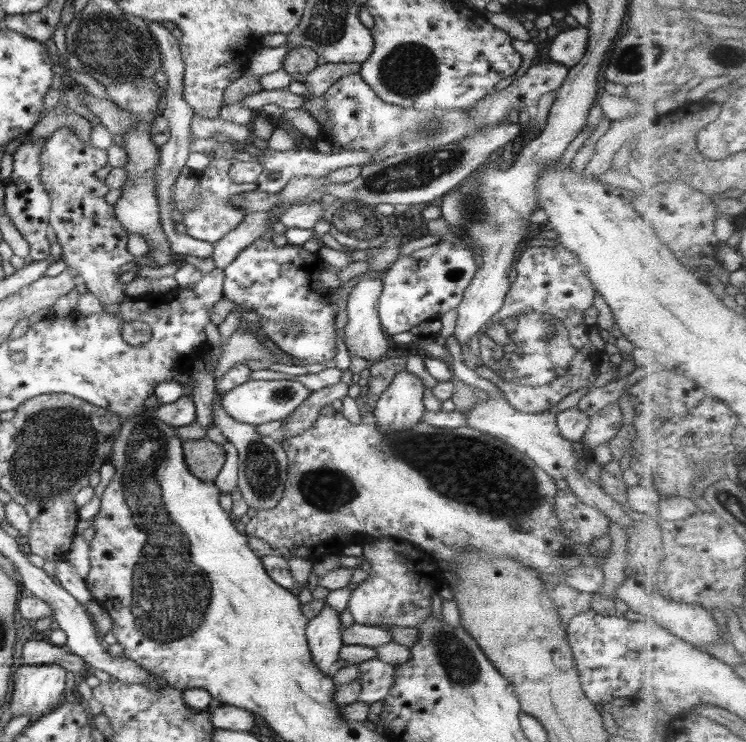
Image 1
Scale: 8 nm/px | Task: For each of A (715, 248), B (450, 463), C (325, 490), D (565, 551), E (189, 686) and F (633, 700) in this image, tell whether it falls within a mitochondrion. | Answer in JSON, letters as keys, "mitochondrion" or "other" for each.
{"A":"other","B":"mitochondrion","C":"mitochondrion","D":"mitochondrion","E":"other","F":"other"}

